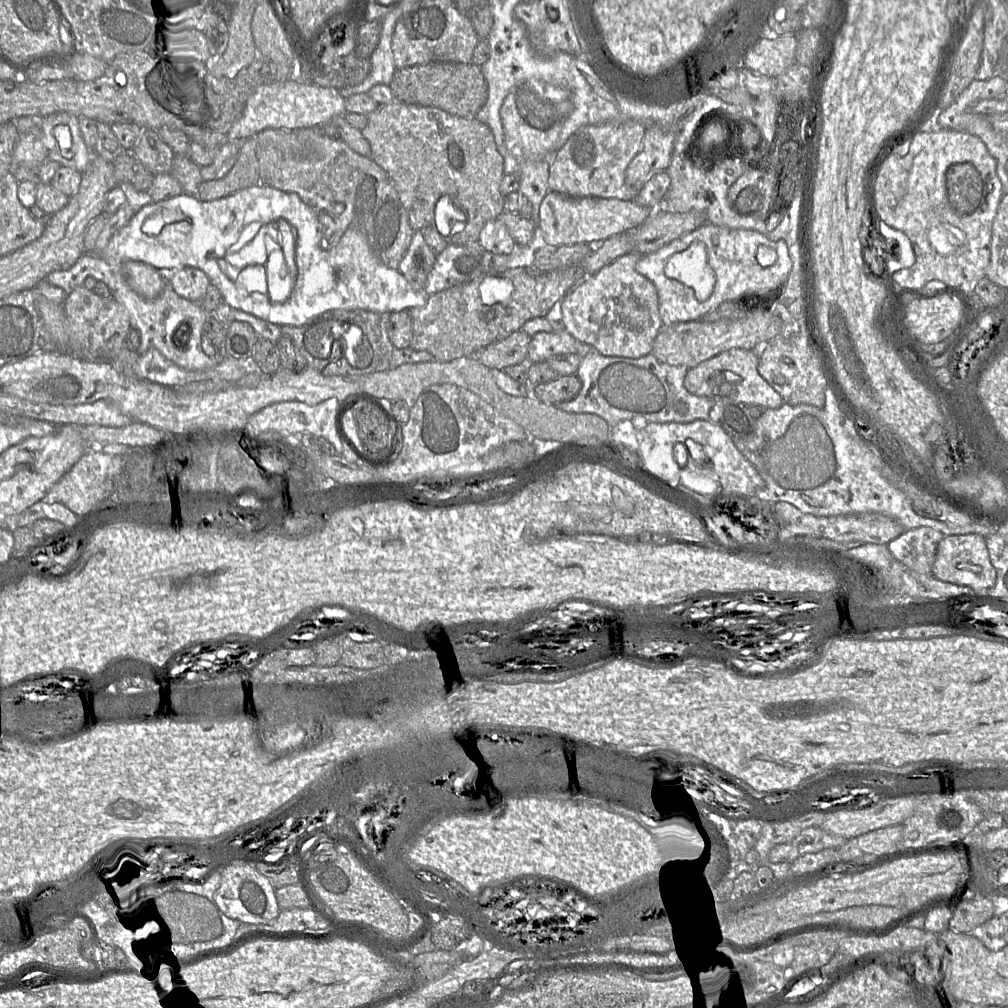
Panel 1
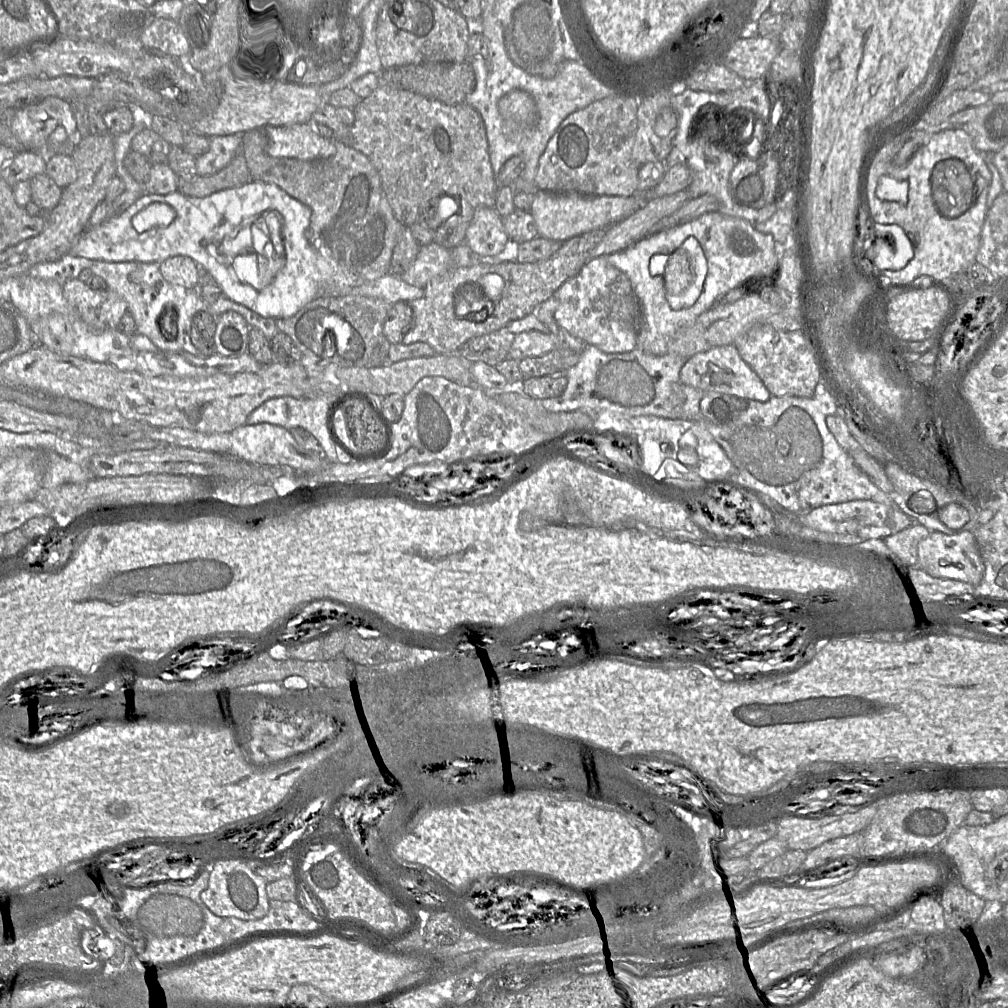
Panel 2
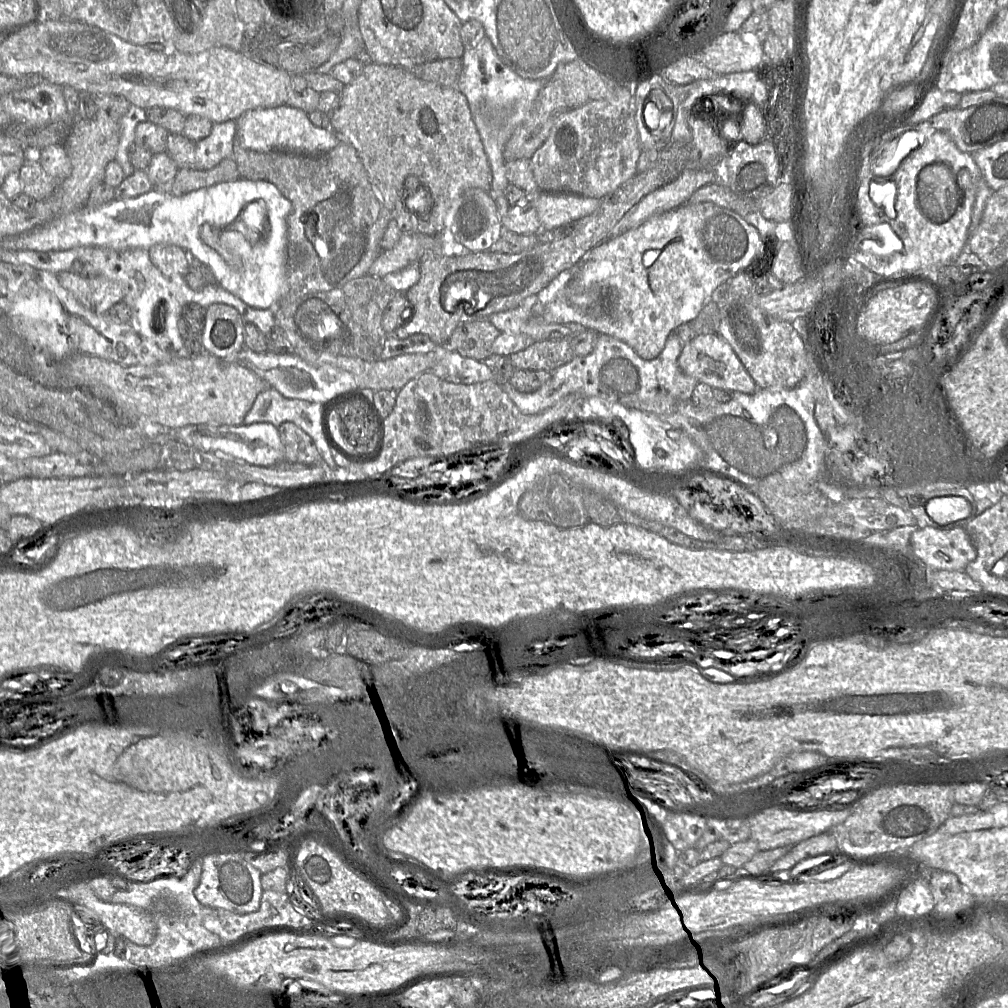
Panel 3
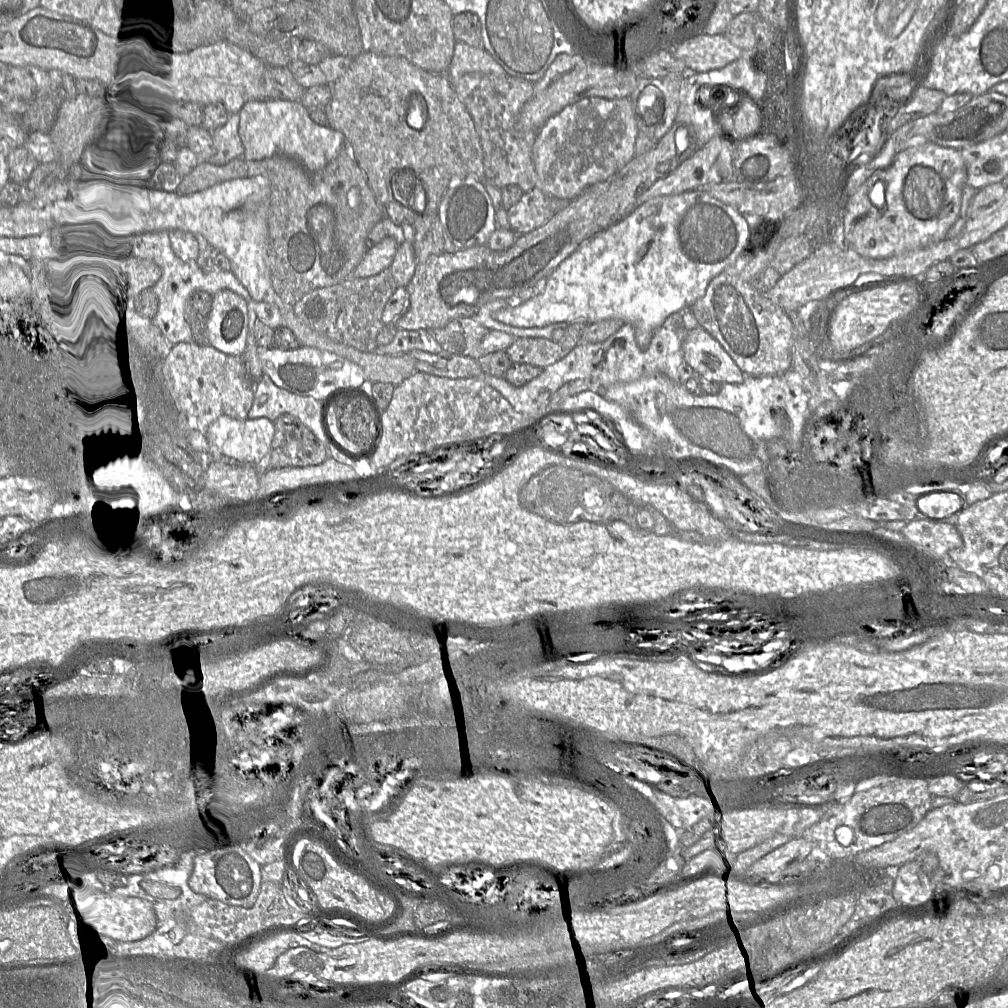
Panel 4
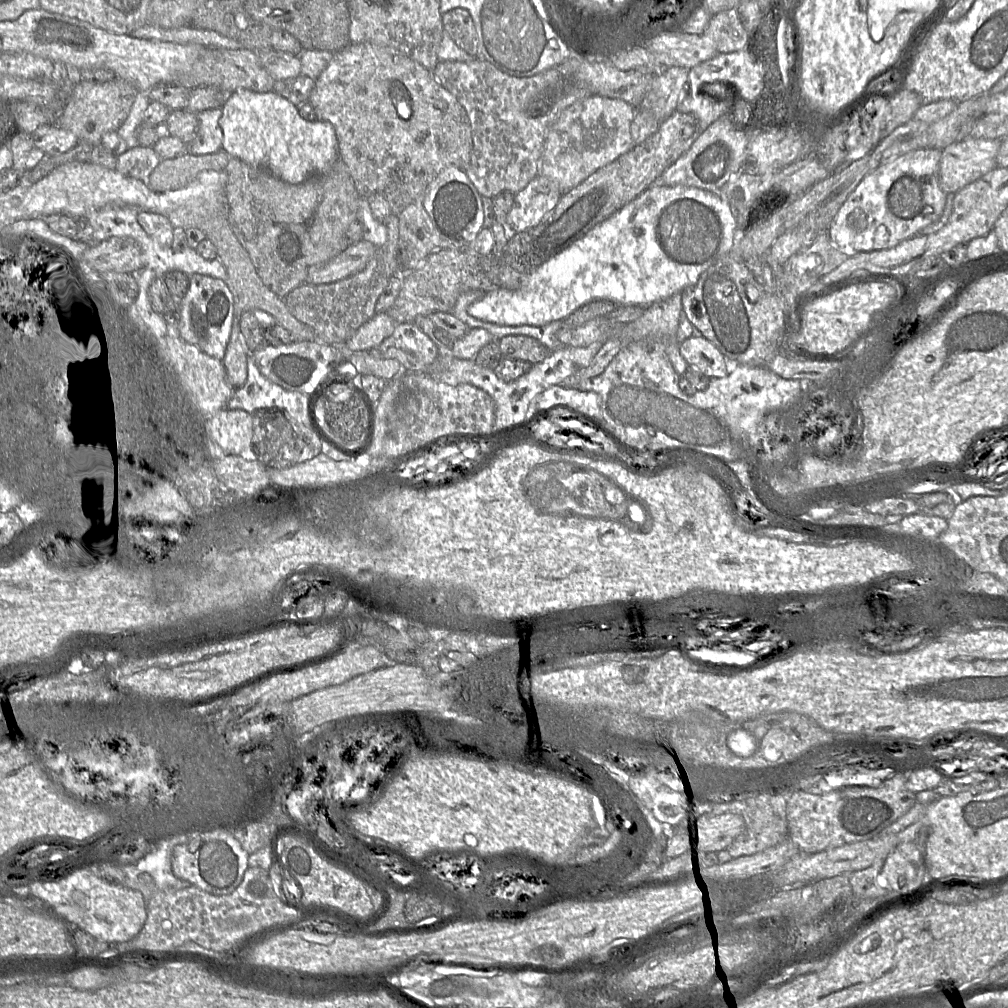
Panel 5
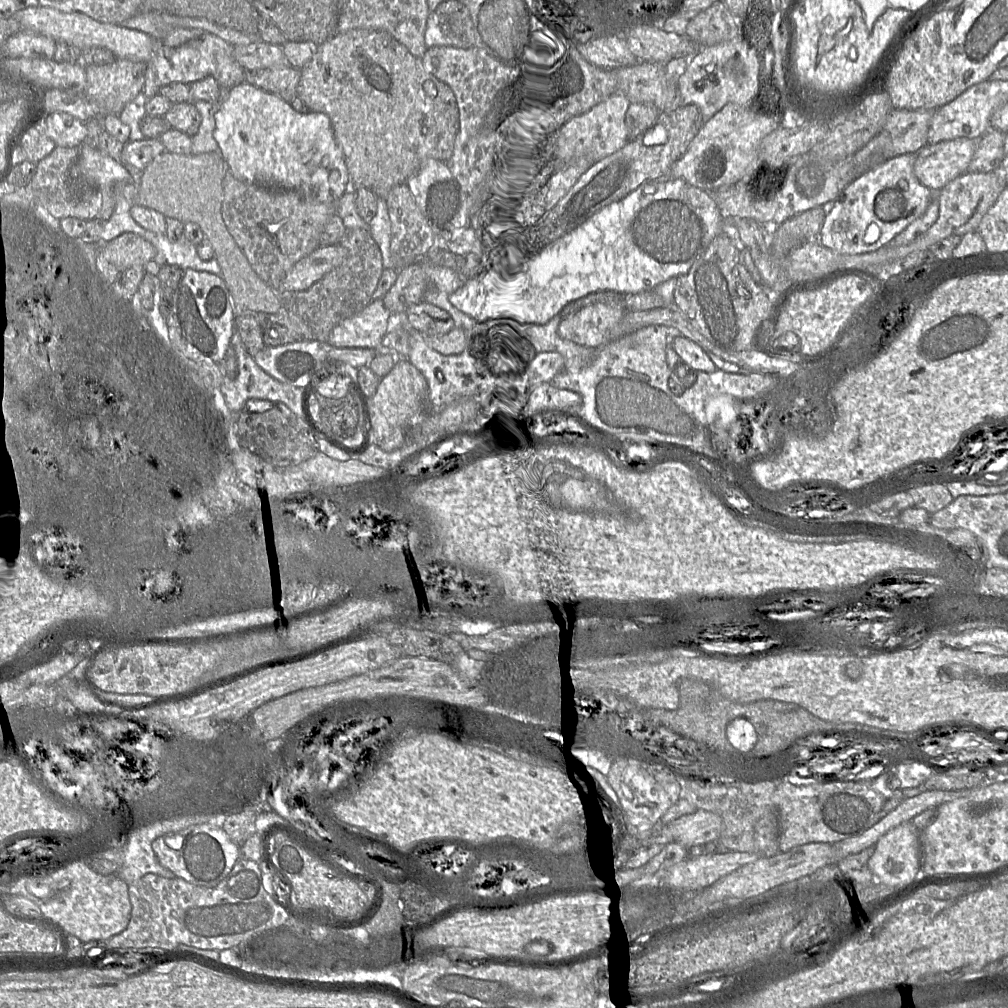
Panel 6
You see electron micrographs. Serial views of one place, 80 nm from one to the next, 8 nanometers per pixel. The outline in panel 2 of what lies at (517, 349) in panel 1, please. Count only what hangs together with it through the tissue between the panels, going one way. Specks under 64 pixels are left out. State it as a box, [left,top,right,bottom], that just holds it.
[458,327,515,366]

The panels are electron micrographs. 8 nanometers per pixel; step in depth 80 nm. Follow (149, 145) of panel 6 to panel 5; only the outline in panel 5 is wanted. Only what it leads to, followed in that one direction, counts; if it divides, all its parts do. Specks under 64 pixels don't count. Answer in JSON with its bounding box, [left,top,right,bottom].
[116,145,160,181]

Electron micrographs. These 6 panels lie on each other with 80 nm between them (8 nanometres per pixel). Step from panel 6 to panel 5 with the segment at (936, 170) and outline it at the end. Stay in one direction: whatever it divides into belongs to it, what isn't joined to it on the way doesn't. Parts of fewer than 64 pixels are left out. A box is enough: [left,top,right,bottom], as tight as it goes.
[939,138,1001,194]

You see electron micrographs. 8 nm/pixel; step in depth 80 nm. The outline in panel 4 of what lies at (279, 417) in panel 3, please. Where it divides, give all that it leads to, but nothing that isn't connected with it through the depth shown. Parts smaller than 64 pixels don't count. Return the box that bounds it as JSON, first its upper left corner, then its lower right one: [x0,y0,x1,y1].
[241,332,331,457]

